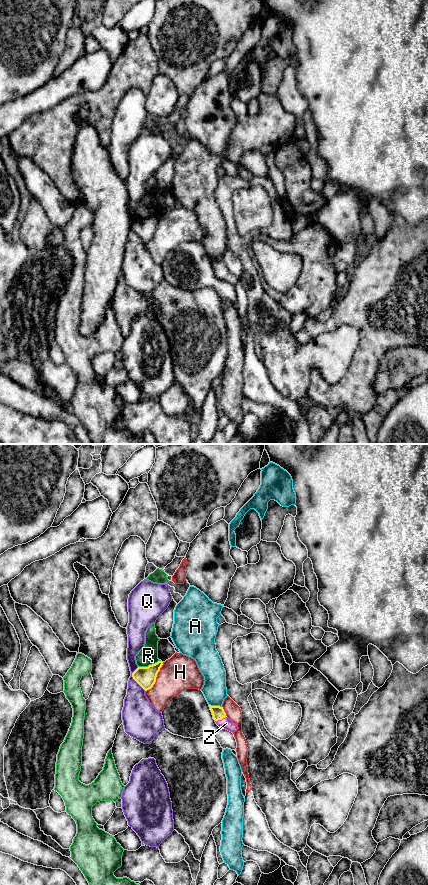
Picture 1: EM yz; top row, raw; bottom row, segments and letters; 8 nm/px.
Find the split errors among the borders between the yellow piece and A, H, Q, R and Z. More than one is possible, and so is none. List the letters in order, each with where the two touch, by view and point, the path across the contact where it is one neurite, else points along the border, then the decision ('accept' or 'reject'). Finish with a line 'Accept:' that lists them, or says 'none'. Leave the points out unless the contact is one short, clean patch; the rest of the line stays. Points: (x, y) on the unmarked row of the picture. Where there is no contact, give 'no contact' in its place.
A: contact yz (215, 258); border yz (209, 256), (221, 259); reject
H: contact yz (155, 230); reject
Q: contact yz (134, 231); reject
R: contact yz (149, 217); reject
Z: contact yz (220, 271); way yz (218, 264), (220, 271), (226, 275); accept
Accept: Z

